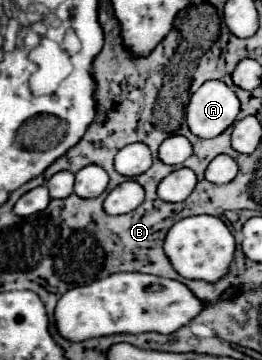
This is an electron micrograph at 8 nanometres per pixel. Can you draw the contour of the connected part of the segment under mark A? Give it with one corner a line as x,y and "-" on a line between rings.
220,80
202,84
186,106
186,122
194,136
216,138
222,134
238,116
238,96

